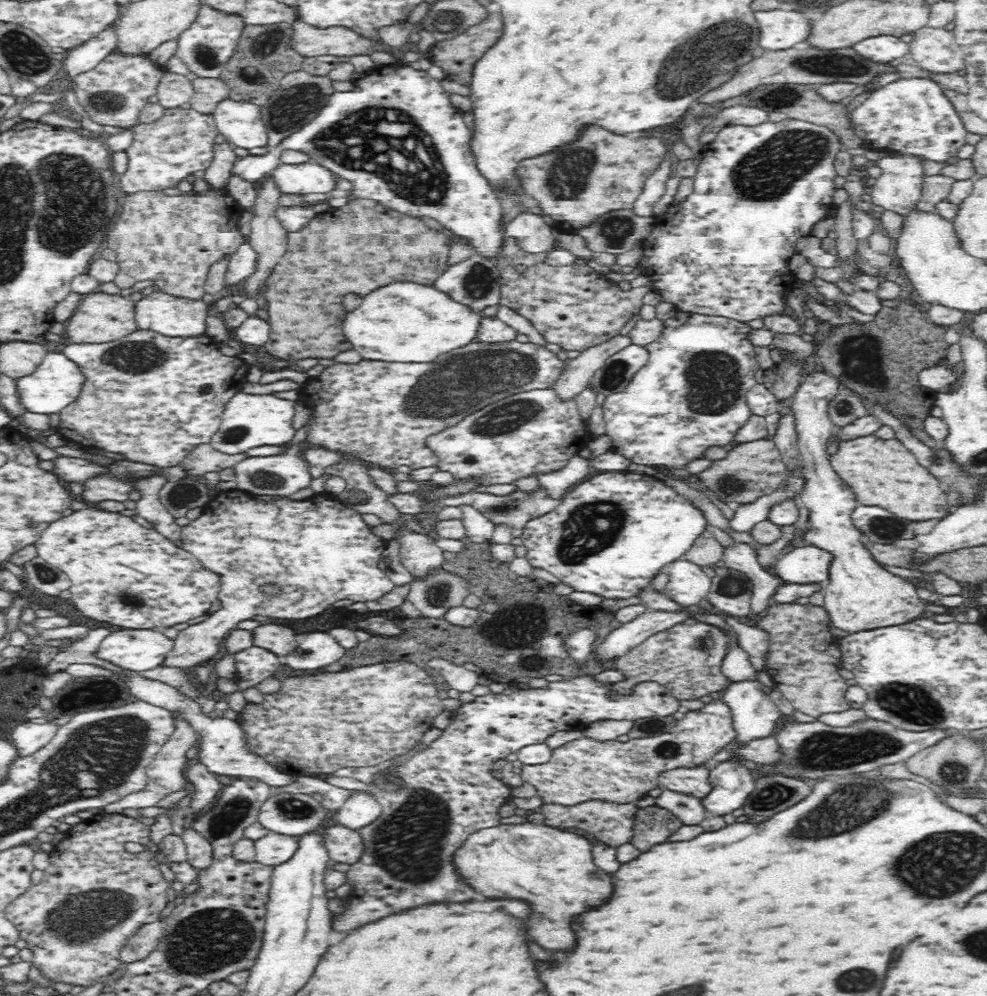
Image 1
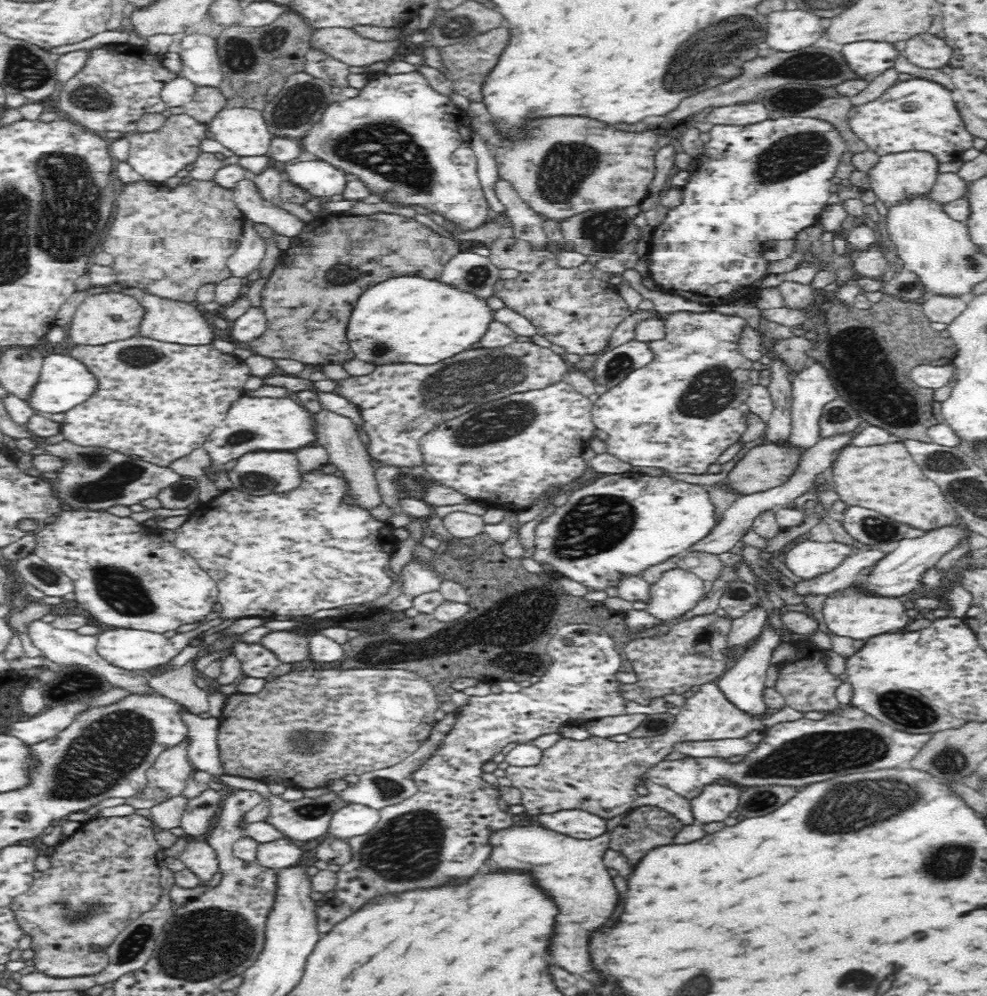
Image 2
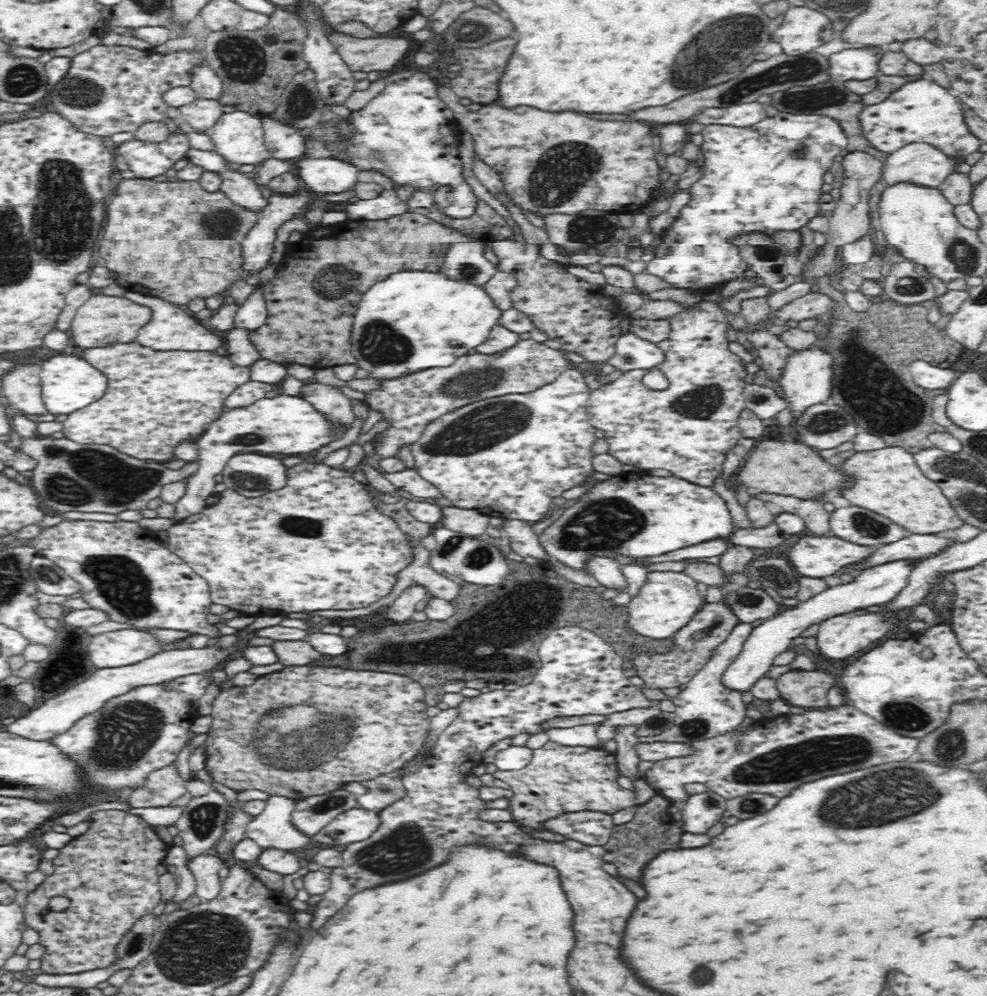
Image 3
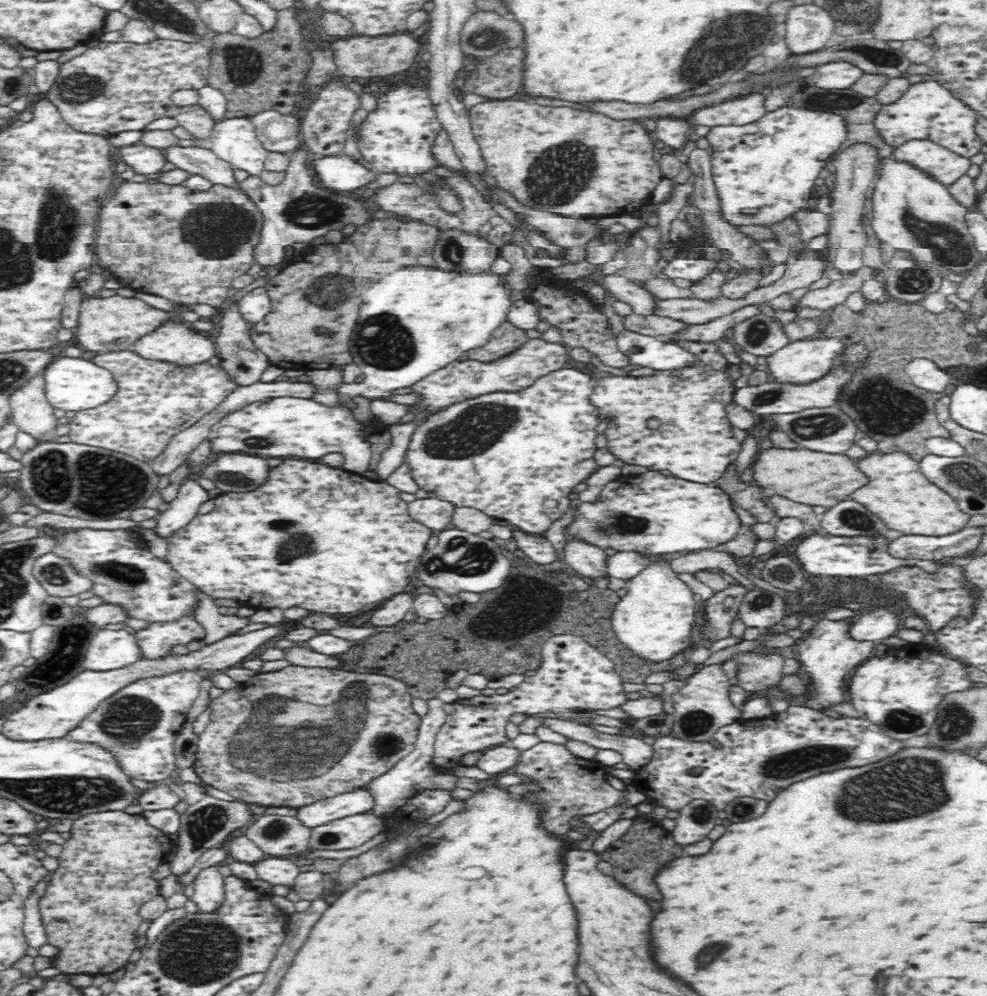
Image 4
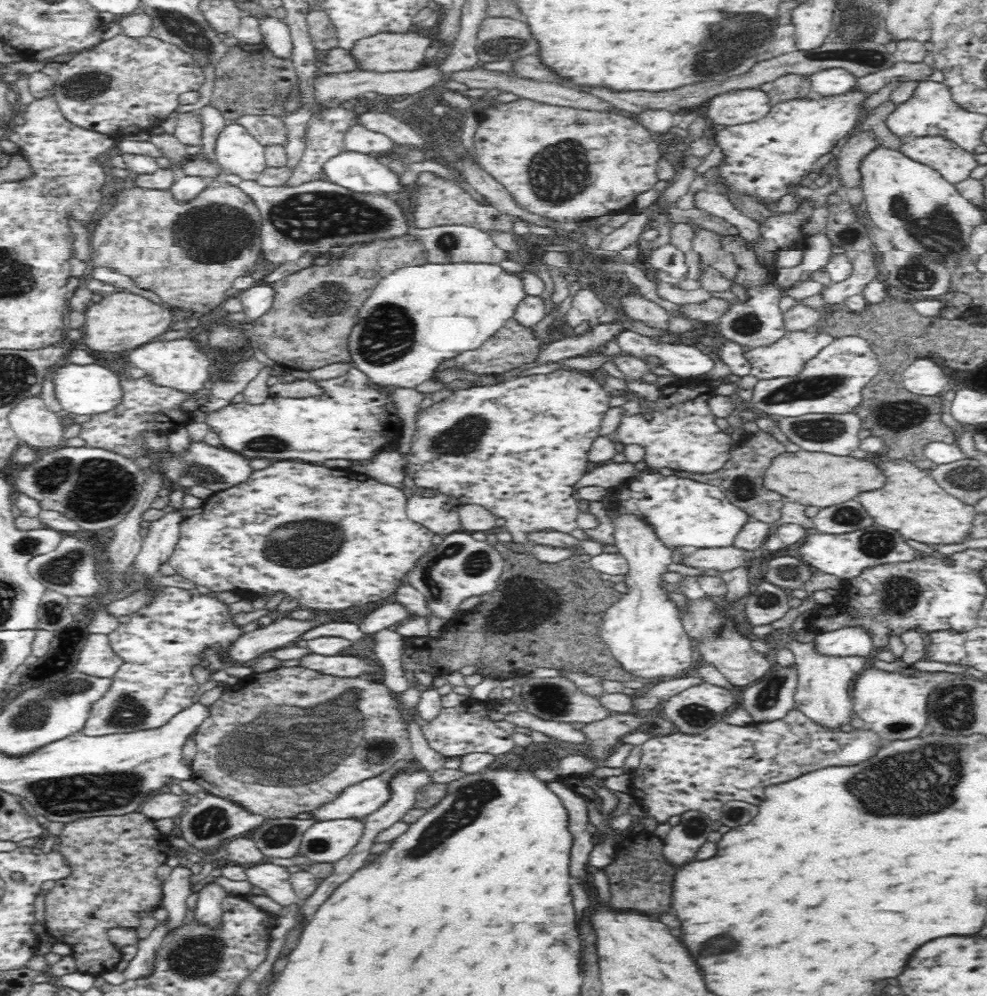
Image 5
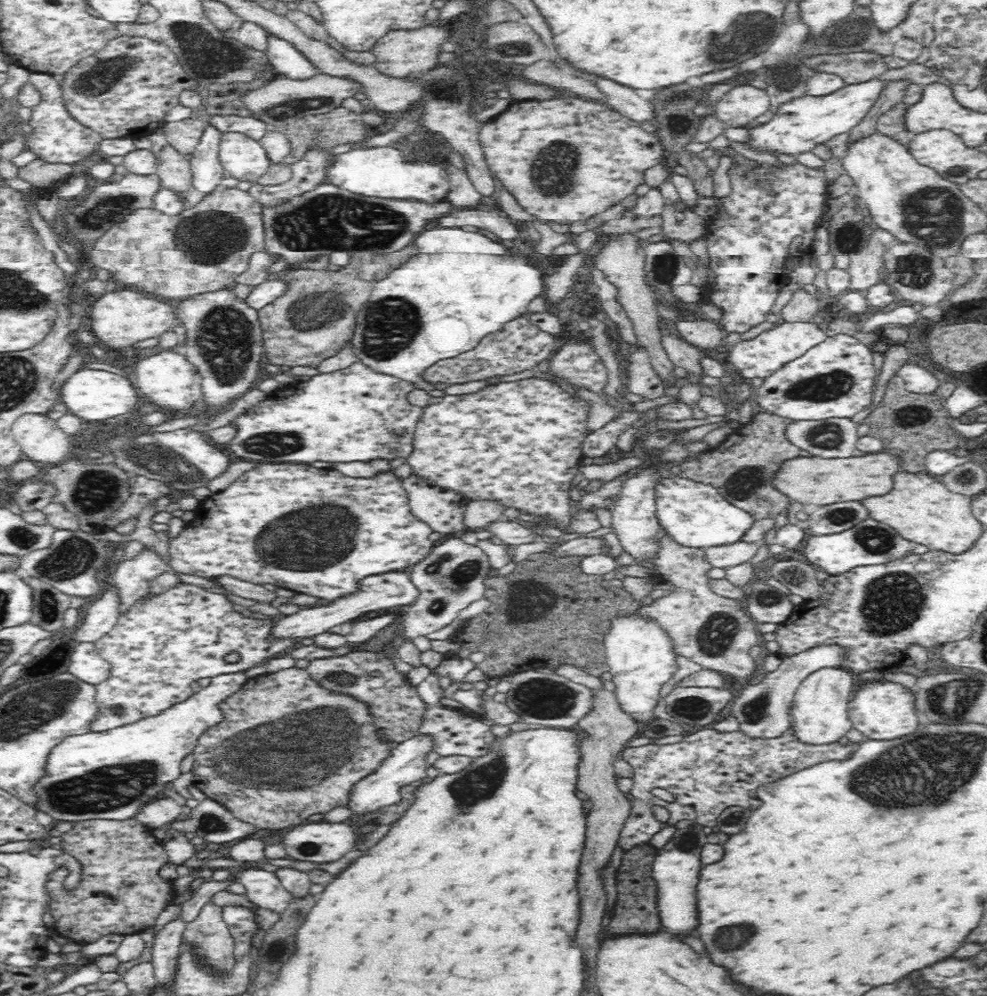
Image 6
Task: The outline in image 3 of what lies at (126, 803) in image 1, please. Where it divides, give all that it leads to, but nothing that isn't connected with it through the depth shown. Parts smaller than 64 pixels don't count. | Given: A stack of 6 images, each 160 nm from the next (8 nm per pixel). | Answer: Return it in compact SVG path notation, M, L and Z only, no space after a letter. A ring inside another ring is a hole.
M174 764L162 770L150 773L145 783L134 790L128 803L133 808L150 808L151 806L170 806L173 800L178 800L187 793L185 781Z

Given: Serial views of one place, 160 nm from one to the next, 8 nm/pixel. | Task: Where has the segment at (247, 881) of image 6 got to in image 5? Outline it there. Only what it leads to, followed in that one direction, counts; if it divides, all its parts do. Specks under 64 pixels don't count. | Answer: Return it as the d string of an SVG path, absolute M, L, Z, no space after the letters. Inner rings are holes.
M258 863L245 870L248 882L262 890L262 894L276 904L288 907L297 904L298 898L289 883L290 873L287 868L274 866L273 863Z

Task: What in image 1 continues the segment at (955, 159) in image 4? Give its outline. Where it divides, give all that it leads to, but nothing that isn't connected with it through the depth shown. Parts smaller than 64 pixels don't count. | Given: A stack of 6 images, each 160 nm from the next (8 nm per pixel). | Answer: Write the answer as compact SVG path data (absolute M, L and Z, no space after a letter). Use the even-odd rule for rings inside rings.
M889 152L884 158L876 161L876 166L882 170L882 174L874 178L874 184L868 189L872 202L884 210L891 210L901 215L916 208L921 200L924 178L927 177L924 175L922 157Z

